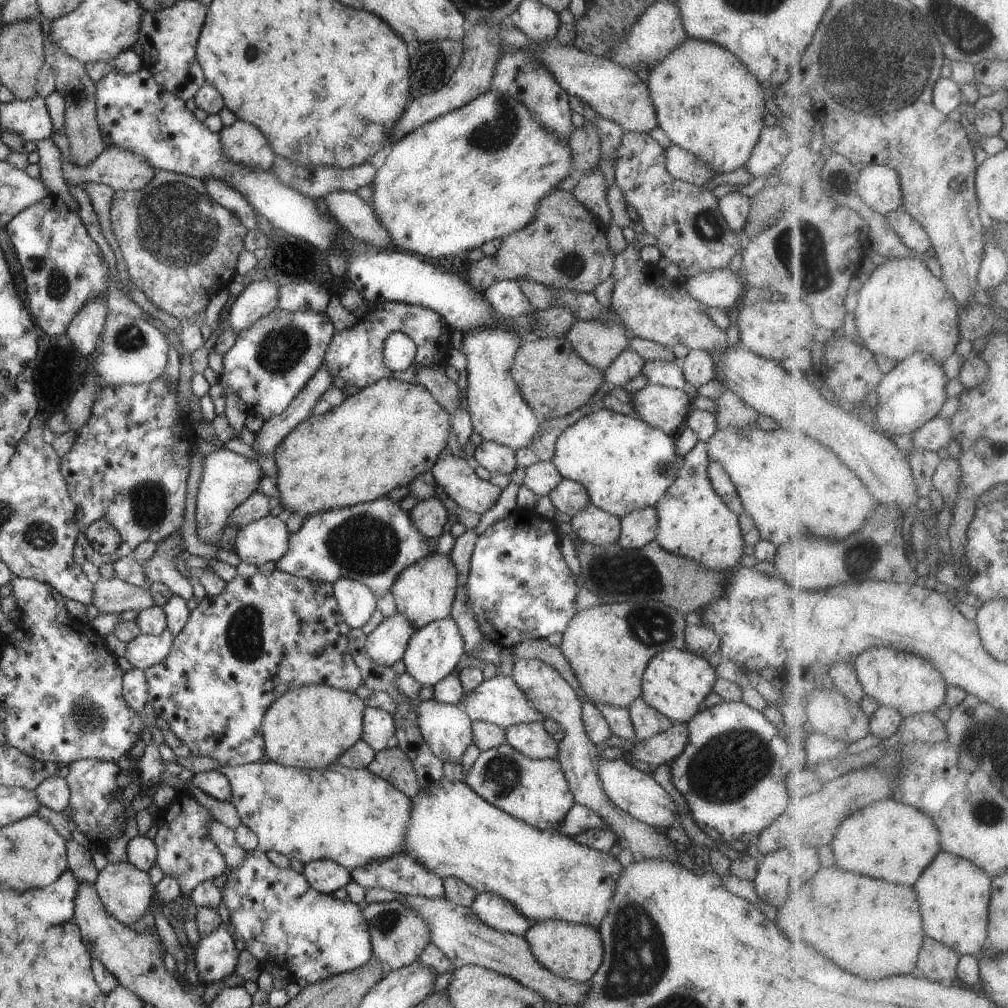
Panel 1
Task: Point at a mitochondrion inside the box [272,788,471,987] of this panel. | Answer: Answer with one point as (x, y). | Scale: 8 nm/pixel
(387, 920)

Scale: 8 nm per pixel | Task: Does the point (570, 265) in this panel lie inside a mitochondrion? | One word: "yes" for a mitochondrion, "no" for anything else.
yes

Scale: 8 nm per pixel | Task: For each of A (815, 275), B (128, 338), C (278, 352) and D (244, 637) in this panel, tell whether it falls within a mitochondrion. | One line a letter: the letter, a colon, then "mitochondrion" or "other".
A: mitochondrion
B: mitochondrion
C: mitochondrion
D: mitochondrion

